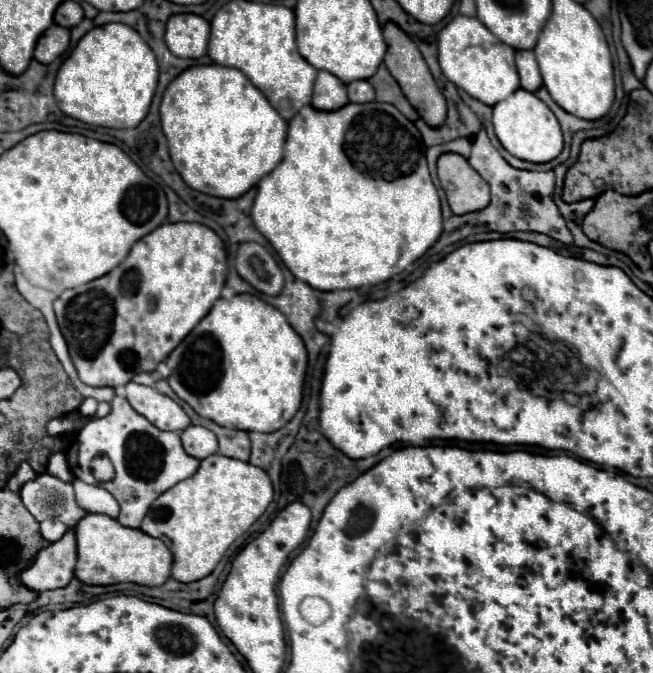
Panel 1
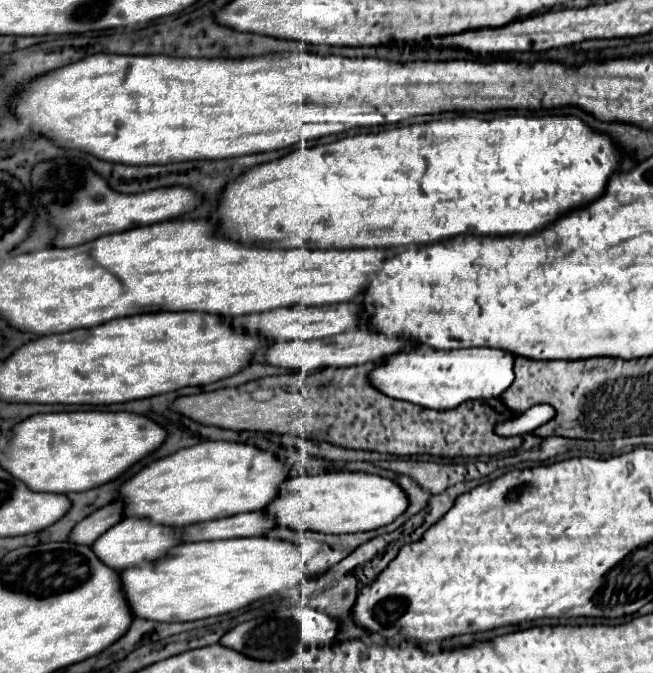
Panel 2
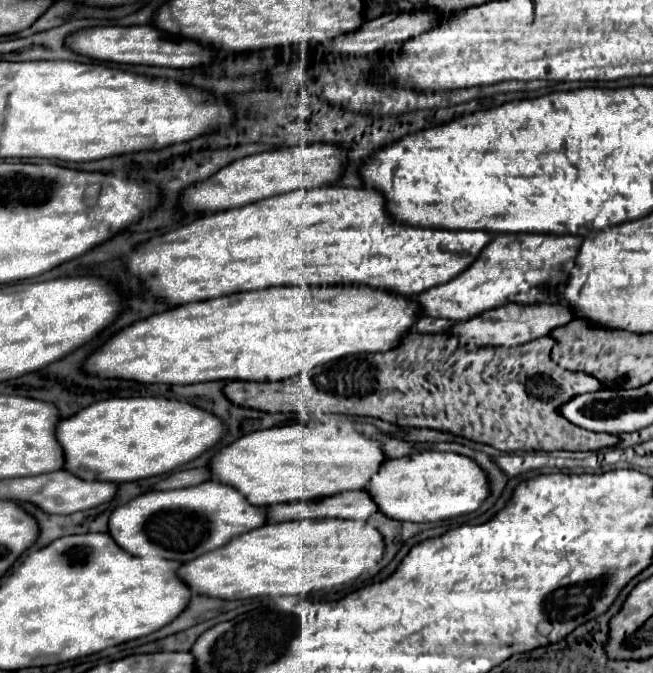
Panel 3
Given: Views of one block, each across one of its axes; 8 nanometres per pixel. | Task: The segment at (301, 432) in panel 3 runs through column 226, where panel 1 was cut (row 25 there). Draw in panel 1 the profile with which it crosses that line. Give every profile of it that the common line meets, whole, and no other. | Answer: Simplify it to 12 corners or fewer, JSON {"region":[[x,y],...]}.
{"region":[[478,18],[440,30],[450,82],[488,106],[520,88],[514,48]]}

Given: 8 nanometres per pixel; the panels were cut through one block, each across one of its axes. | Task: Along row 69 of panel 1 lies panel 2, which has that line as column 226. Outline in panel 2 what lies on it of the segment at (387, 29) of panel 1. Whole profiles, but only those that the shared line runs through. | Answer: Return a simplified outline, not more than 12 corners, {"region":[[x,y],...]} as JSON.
{"region":[[380,364],[182,396],[210,426],[396,456],[496,456],[502,400],[430,410],[370,384]]}

